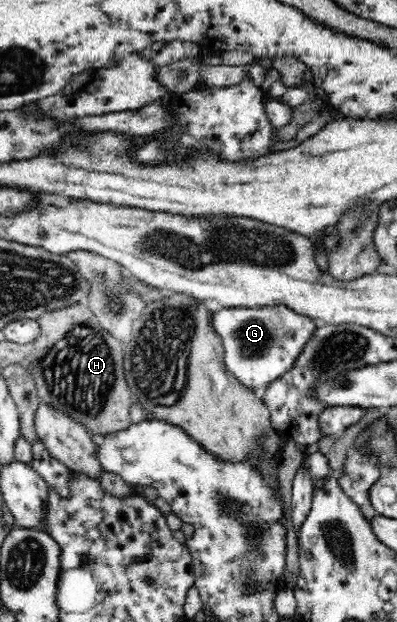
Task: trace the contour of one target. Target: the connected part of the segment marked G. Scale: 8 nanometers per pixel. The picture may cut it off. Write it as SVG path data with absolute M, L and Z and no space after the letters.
M285 305L257 308L223 307L212 314L213 330L221 335L225 366L246 387L255 390L282 378L295 364L319 325Z

